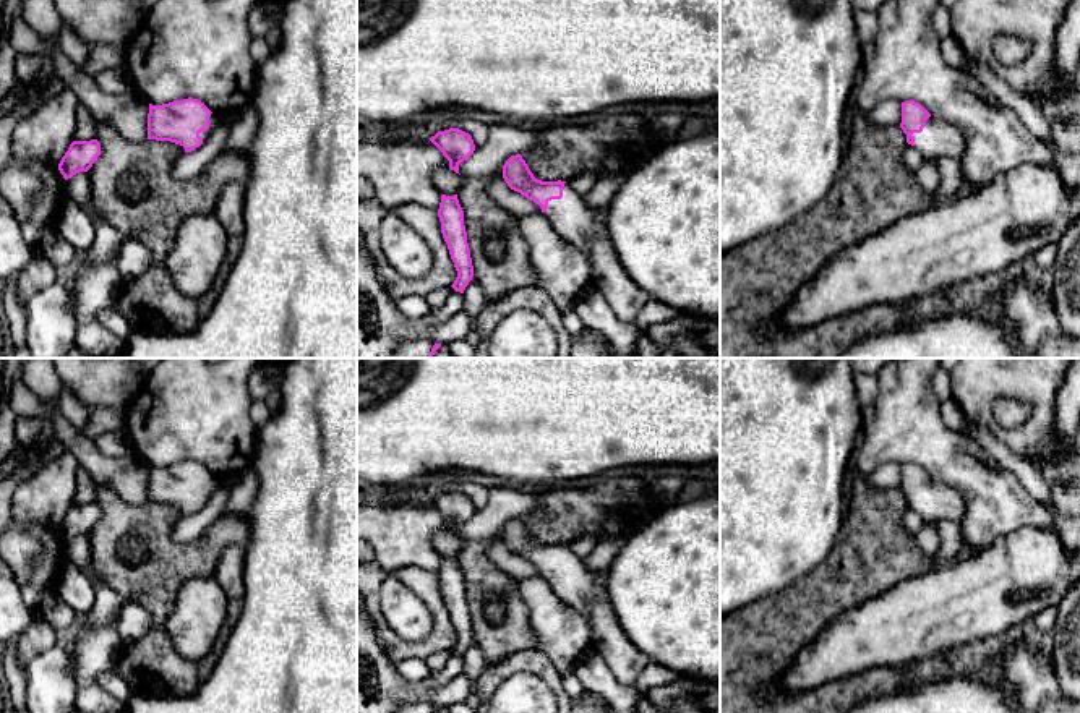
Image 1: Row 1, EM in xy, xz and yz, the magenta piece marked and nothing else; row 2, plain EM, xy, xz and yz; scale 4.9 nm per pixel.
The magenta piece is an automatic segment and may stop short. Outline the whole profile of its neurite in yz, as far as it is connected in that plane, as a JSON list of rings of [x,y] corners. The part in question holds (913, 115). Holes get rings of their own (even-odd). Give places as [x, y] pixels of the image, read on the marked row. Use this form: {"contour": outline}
{"contour": [[[915,100],[902,102],[900,128],[906,134],[906,143],[915,146],[924,159],[945,156],[960,160],[963,156],[965,139],[960,130],[934,118]]]}

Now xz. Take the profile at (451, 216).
{"contour": [[[441,194],[438,217],[441,222],[443,238],[448,245],[451,259],[457,271],[457,277],[451,287],[456,292],[464,293],[465,287],[474,277],[474,266],[470,258],[470,248],[467,243],[467,232],[464,225],[464,211],[459,204],[457,194]]]}

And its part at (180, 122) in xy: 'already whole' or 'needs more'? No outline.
needs more

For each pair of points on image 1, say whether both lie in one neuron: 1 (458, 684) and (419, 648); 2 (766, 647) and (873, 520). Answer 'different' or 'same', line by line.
1: different
2: same

